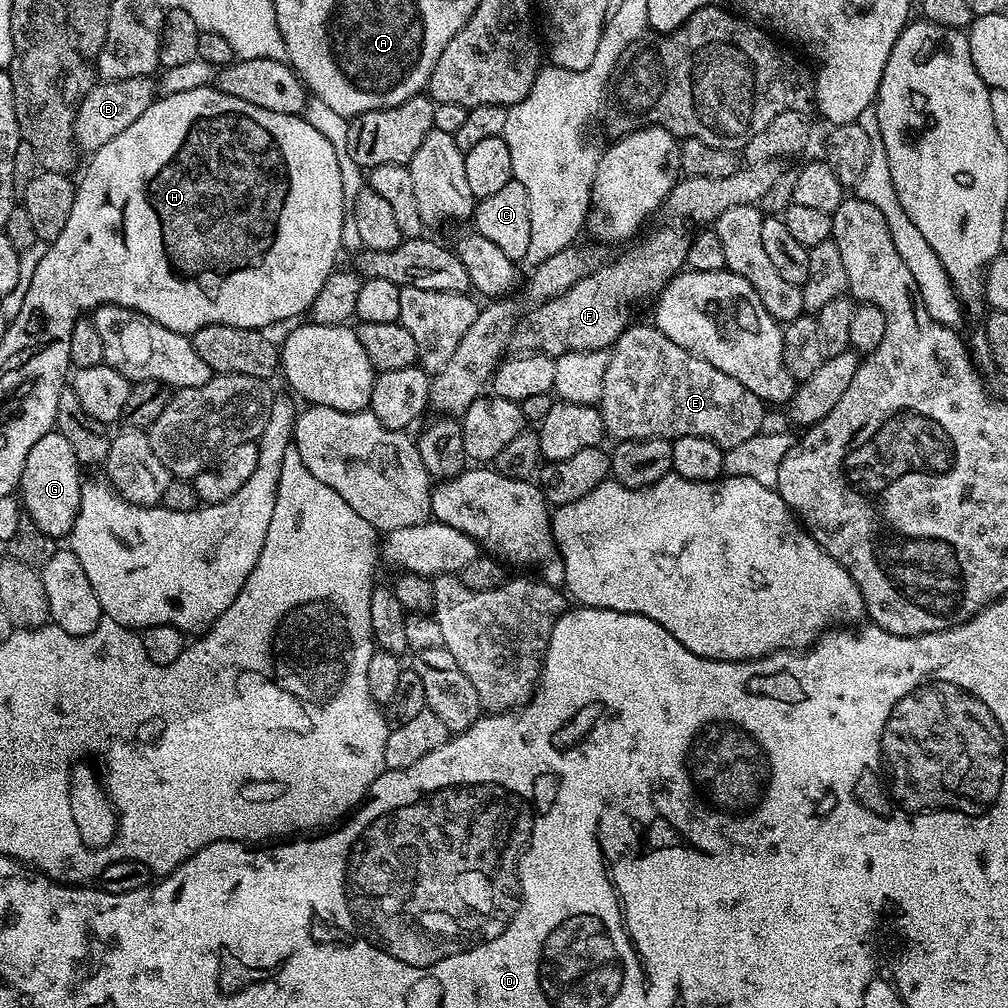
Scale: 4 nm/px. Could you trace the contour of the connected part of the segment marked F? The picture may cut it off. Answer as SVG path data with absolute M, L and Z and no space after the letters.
M680 228L658 229L649 236L648 240L636 245L617 260L601 264L599 270L574 282L574 286L570 286L562 294L529 307L516 324L512 335L512 344L520 347L517 349L521 353L540 352L543 356L553 358L567 352L598 352L611 349L616 339L630 327L630 319L628 320L627 316L628 307L638 303L639 300L646 299L648 295L651 297L653 294L659 294L664 285L685 267L688 241L689 237L684 236L684 232Z

